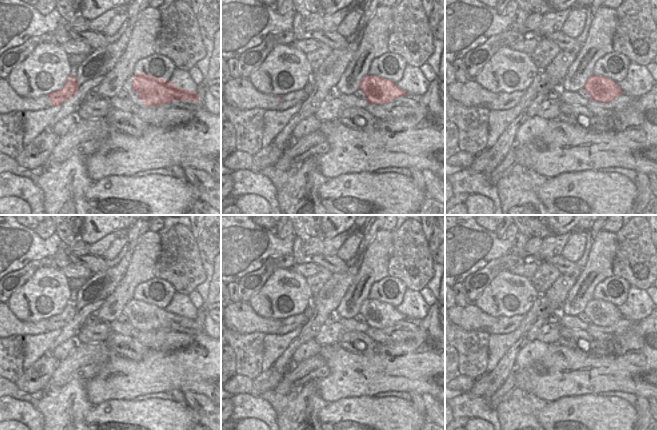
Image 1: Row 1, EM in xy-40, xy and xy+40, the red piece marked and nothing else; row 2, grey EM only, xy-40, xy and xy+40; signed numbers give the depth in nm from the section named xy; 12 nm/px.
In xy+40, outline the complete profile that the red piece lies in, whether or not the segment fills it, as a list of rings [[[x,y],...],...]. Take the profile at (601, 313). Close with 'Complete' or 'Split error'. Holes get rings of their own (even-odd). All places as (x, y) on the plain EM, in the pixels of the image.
[[[591,299],[583,312],[591,319],[592,324],[601,327],[610,326],[623,318],[617,306],[600,299]]]. Complete

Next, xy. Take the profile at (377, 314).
[[[366,299],[360,309],[368,327],[387,328],[400,320],[409,320],[394,306],[376,299]]]. Complete

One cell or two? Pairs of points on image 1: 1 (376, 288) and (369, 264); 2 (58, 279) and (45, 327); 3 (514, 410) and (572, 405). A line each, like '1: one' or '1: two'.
1: two
2: two
3: two

